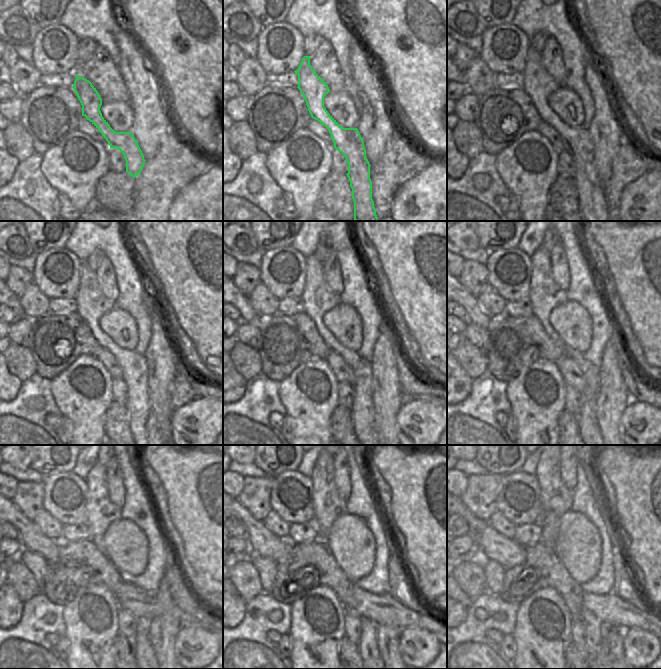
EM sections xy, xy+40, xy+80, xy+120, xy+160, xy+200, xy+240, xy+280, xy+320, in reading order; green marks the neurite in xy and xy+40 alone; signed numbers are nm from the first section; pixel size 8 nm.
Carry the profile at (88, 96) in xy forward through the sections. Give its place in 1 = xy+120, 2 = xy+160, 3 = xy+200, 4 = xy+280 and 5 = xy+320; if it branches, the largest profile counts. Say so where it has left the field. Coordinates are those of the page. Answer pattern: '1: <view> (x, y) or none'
1: xy+120 (91, 304)
2: xy+160 (318, 299)
3: xy+200 (544, 295)
4: xy+280 (328, 505)
5: xy+320 (554, 496)

